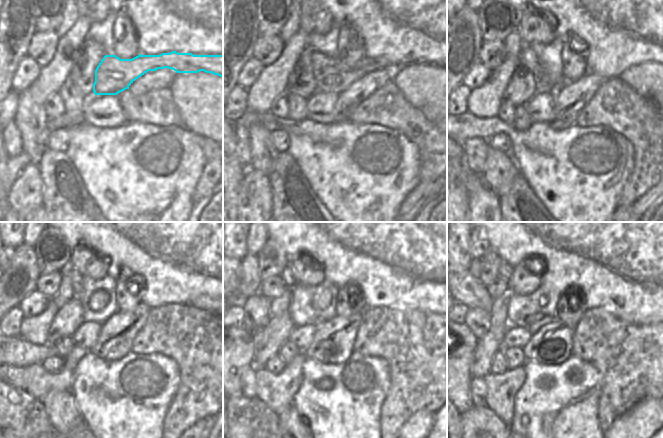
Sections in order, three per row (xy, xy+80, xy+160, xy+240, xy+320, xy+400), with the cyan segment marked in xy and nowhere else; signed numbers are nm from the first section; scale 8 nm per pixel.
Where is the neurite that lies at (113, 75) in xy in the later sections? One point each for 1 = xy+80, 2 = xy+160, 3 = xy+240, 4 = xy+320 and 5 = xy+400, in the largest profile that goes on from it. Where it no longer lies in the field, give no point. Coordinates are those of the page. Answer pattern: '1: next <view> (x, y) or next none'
1: next xy+80 (331, 76)
2: next xy+160 (527, 57)
3: next xy+240 (76, 278)
4: next xy+320 (289, 280)
5: next xy+400 (505, 270)

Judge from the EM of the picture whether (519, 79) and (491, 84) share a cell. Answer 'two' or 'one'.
two

